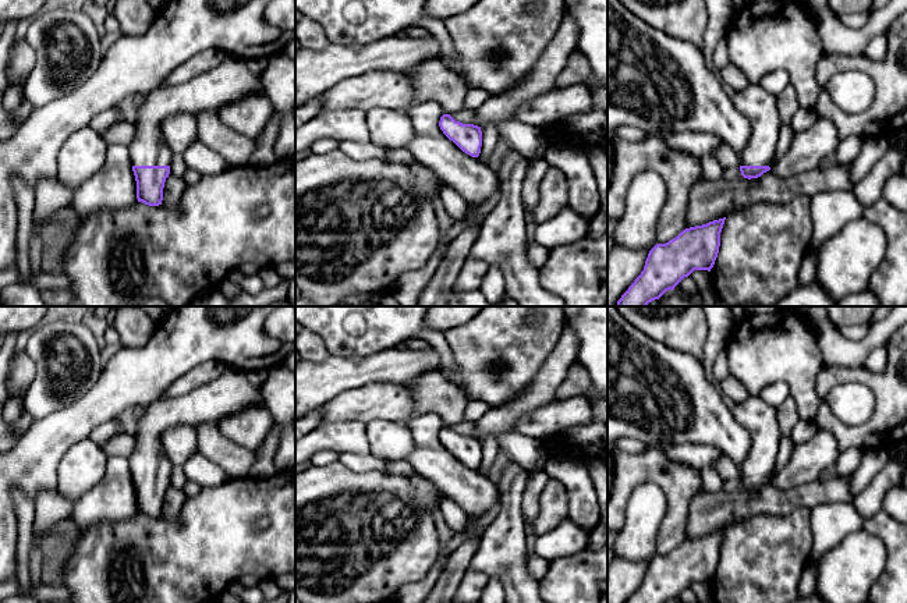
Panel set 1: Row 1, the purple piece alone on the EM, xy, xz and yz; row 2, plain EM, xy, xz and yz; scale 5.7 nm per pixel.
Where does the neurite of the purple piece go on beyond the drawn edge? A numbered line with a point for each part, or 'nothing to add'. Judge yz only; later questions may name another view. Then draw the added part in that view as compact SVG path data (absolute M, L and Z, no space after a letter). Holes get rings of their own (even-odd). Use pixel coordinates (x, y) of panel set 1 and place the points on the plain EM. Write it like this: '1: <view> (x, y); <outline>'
1: yz (754, 414); M759 396L731 404L736 419L748 430L751 448L745 462L740 467L740 478L769 478L776 457L782 430L776 418L776 408Z

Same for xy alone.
1: xy (231, 392); M226 366L224 372L215 380L194 389L192 391L174 397L159 398L152 404L142 407L138 429L135 433L137 447L128 458L132 478L170 478L171 462L166 457L160 437L170 429L181 425L199 428L202 425L217 425L226 418L235 415L254 405L265 405L265 398L261 387L249 383L247 373Z

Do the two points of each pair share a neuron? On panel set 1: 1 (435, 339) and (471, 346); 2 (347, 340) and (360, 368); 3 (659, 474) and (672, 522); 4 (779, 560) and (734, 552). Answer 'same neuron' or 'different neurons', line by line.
1: different neurons
2: different neurons
3: same neuron
4: same neuron

